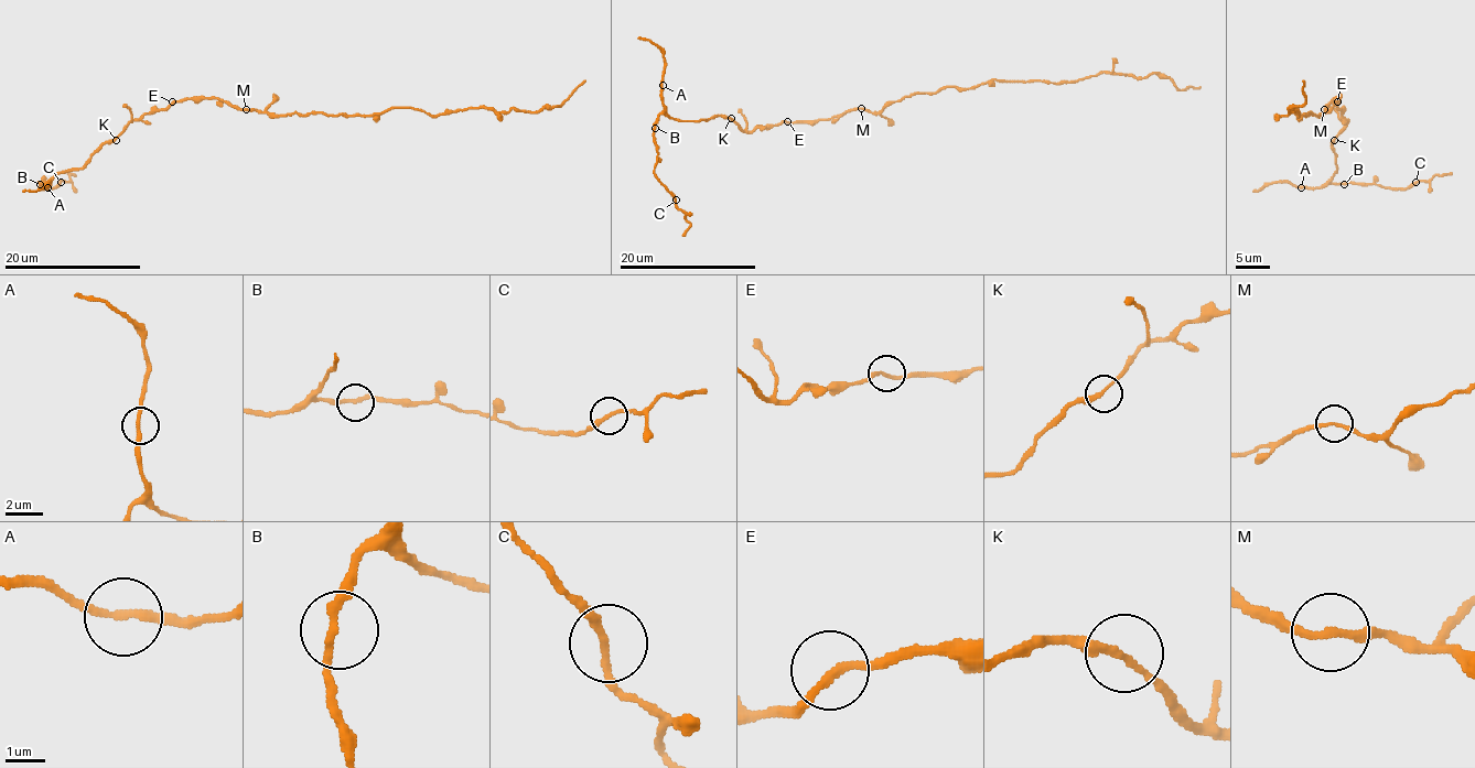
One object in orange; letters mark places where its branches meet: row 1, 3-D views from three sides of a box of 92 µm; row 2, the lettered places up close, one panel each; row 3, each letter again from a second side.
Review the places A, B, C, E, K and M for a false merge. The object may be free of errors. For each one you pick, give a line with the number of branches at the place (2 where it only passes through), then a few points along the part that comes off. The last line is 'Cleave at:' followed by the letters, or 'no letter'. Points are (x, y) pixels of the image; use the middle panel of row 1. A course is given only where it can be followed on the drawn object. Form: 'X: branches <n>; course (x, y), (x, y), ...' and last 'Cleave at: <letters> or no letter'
Cleave at: no letter

